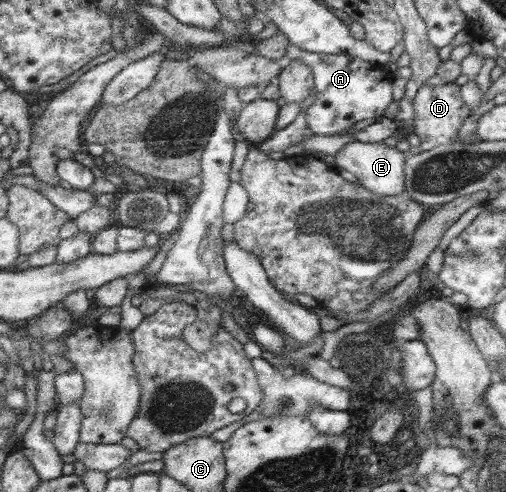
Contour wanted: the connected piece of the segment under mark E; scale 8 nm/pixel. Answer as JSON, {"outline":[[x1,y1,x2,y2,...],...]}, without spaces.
{"outline":[[353,140,343,145,334,154,334,164,337,169,347,170,356,178,359,185,373,194,397,196,404,190,404,158,405,153,387,147,383,142,359,142]]}

